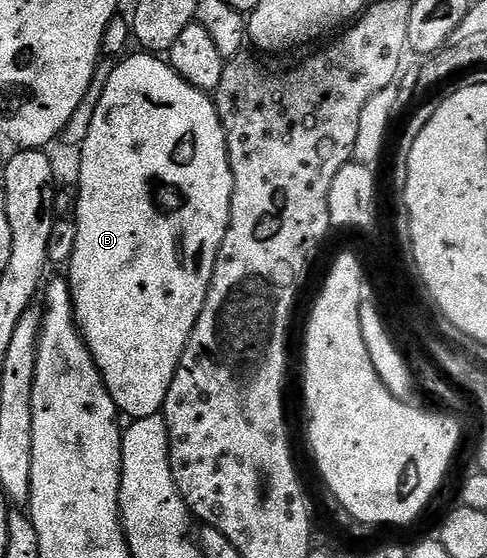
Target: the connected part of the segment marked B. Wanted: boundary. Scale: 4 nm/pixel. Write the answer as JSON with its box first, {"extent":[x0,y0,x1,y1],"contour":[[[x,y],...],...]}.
{"extent":[67,51,233,419],"contour":[[[137,51],[134,57],[129,57],[126,61],[121,61],[109,73],[109,78],[105,81],[105,86],[99,89],[97,93],[97,106],[91,115],[91,123],[87,131],[87,139],[79,146],[81,153],[81,174],[77,177],[77,234],[73,237],[73,254],[69,257],[69,274],[67,280],[69,283],[69,294],[73,297],[73,320],[77,322],[77,328],[81,330],[81,336],[85,338],[85,346],[88,347],[90,355],[93,356],[93,362],[97,364],[97,369],[101,373],[102,379],[105,380],[107,391],[111,395],[113,402],[117,404],[118,410],[122,414],[126,413],[126,418],[136,419],[139,417],[156,417],[164,410],[165,400],[167,399],[167,391],[173,382],[175,371],[181,362],[183,351],[187,347],[189,337],[193,333],[195,323],[199,319],[199,315],[203,311],[203,303],[205,296],[209,290],[209,284],[213,278],[213,268],[217,262],[217,252],[225,238],[225,232],[229,229],[229,212],[231,211],[231,195],[233,194],[233,172],[229,166],[229,152],[225,143],[225,132],[221,126],[221,120],[217,114],[217,106],[214,98],[210,96],[206,90],[197,89],[191,83],[187,83],[187,79],[183,79],[172,67],[168,60],[162,59],[160,56],[154,55],[149,51]]]}

